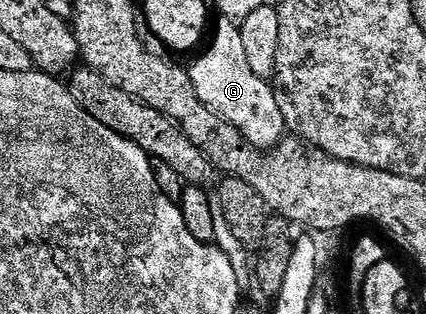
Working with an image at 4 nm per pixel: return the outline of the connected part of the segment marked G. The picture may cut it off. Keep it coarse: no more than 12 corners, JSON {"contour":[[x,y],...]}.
{"contour":[[220,18],[190,64],[209,110],[268,152],[288,134],[274,86]]}

